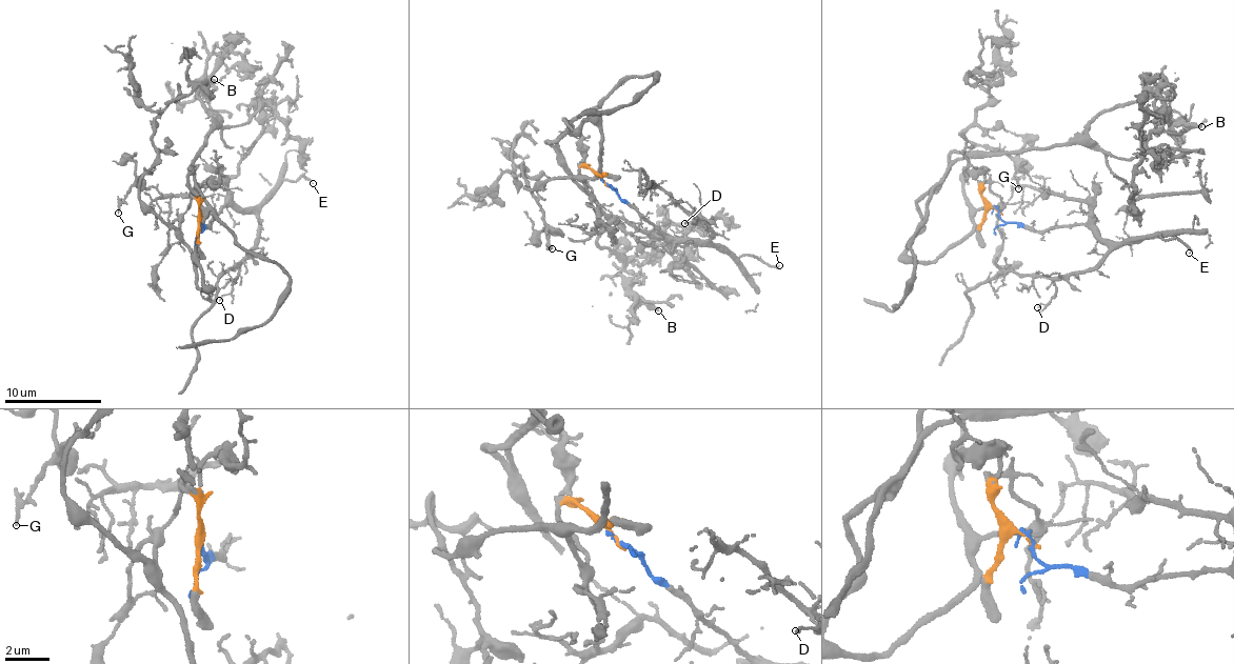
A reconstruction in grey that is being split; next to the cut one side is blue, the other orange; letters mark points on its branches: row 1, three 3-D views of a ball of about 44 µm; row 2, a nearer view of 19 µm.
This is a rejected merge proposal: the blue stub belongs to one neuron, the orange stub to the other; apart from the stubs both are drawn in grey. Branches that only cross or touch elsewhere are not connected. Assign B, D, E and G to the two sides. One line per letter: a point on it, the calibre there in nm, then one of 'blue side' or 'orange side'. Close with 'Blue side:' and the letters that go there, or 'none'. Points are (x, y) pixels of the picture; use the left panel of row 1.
B: at (214, 79); 280 nm thick; orange side
D: at (219, 300); 90 nm thick; blue side
E: at (313, 183); 100 nm thick; blue side
G: at (118, 213); 150 nm thick; orange side
Blue side: D, E

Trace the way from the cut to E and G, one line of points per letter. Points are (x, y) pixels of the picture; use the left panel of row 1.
E: (200, 219), (202, 228), (209, 226), (226, 205), (243, 208), (266, 203), (282, 180), (302, 176), (312, 183)
G: (200, 219), (194, 197), (178, 228), (172, 228), (139, 199), (145, 170), (117, 214)

